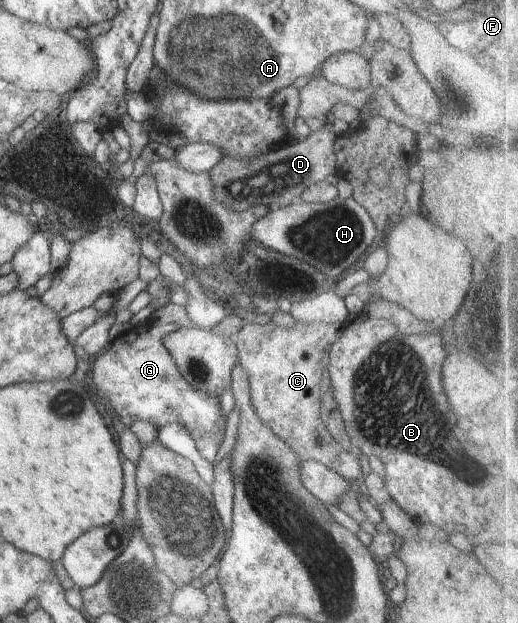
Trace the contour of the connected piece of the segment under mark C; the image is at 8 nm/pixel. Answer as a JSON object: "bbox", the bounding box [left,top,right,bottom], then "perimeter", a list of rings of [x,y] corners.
{"bbox":[231,320,362,488],"perimeter":[[[246,320],[244,326],[238,329],[231,338],[237,346],[238,362],[249,376],[251,388],[251,403],[258,418],[279,438],[293,448],[294,454],[300,461],[310,459],[319,462],[329,469],[335,470],[347,481],[360,488],[362,483],[362,470],[358,464],[359,459],[351,452],[343,449],[334,440],[328,429],[320,419],[322,367],[321,358],[323,352],[330,348],[343,333],[345,323],[315,322],[308,324],[297,321],[294,327],[275,325],[273,322],[267,325],[256,325]]]}

